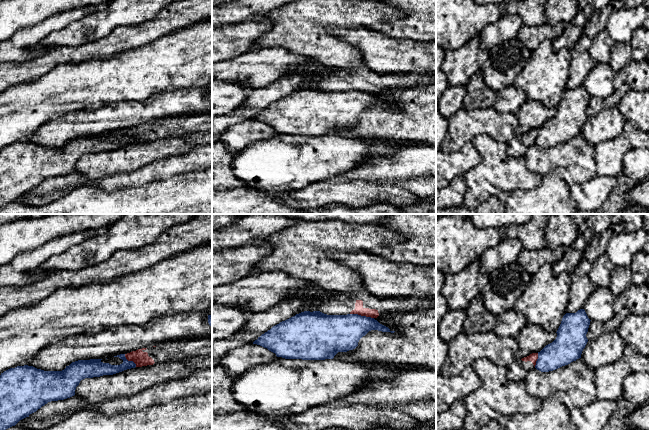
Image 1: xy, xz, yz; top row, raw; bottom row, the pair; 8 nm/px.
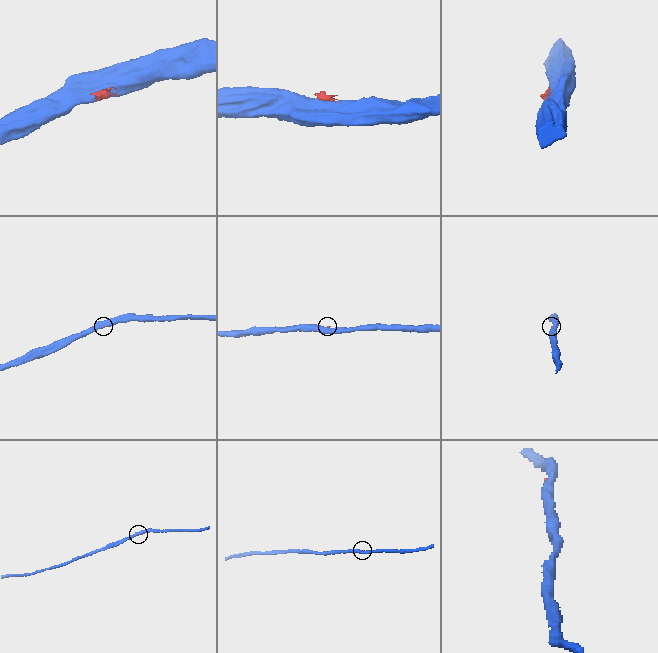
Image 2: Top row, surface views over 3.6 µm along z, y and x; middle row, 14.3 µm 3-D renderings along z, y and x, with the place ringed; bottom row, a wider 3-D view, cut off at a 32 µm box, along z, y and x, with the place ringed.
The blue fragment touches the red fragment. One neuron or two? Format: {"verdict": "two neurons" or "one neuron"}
{"verdict": "two neurons"}

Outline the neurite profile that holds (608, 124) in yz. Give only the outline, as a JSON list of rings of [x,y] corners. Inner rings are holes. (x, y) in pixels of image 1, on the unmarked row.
[[[610,107],[588,117],[581,134],[592,146],[595,146],[621,136],[625,123],[626,119],[619,112],[618,107]]]

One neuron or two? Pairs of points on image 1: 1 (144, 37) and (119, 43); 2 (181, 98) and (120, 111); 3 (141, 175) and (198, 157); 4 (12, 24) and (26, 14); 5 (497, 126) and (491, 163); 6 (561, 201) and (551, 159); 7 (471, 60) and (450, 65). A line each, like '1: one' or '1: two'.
1: one
2: one
3: one
4: one
5: two
6: two
7: one

